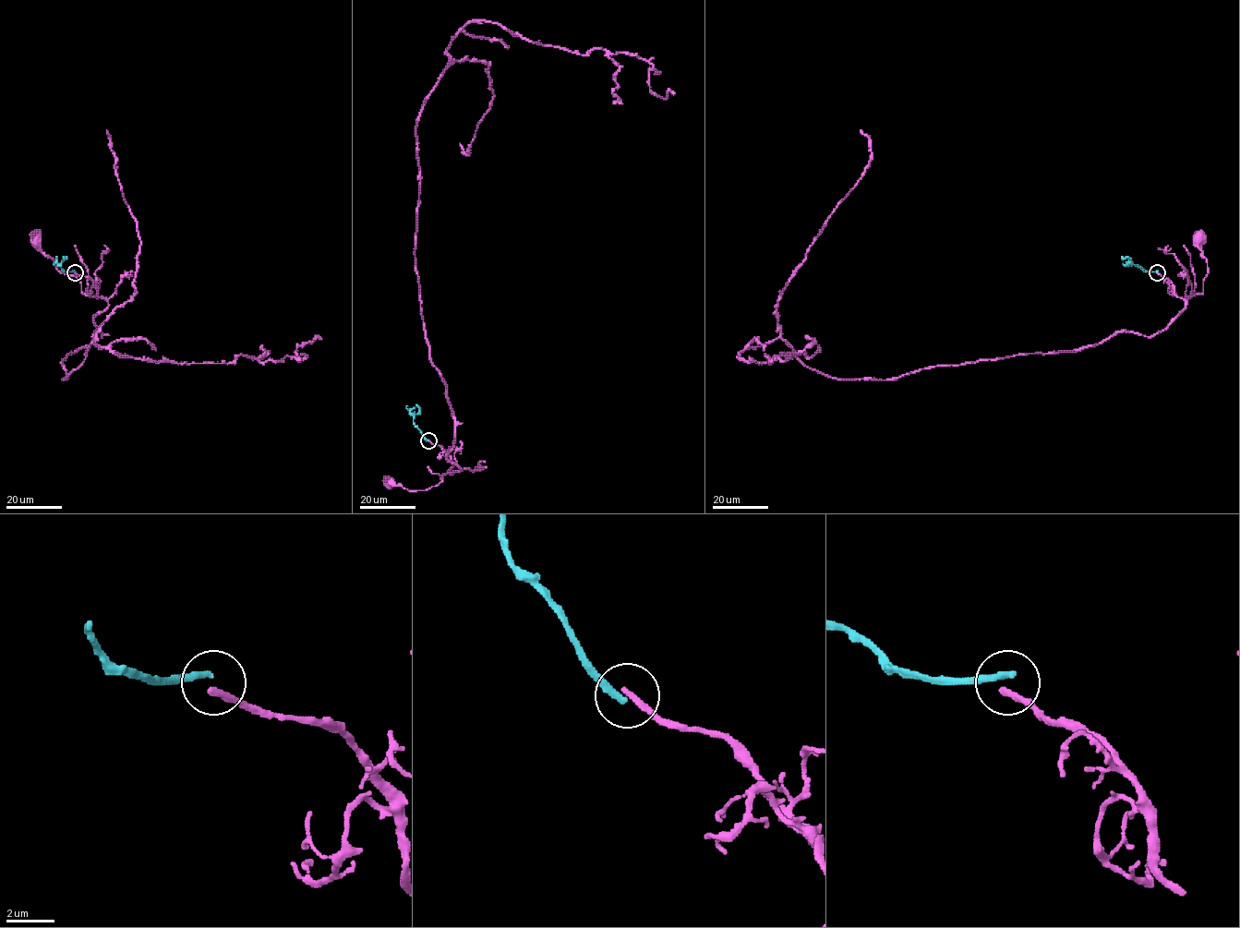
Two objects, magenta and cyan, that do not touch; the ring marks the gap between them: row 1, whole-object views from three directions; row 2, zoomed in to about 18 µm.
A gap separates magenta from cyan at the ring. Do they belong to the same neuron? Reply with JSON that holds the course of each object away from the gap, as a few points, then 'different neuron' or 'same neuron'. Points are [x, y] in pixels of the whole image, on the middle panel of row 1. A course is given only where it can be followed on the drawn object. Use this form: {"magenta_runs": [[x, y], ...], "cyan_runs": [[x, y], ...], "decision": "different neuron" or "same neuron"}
{"magenta_runs": [[428, 440], [438, 444], [460, 469], [445, 473], [441, 480], [428, 489], [408, 490], [388, 482]], "cyan_runs": [[428, 440], [415, 425], [414, 416], [419, 412], [415, 404]], "decision": "different neuron"}

